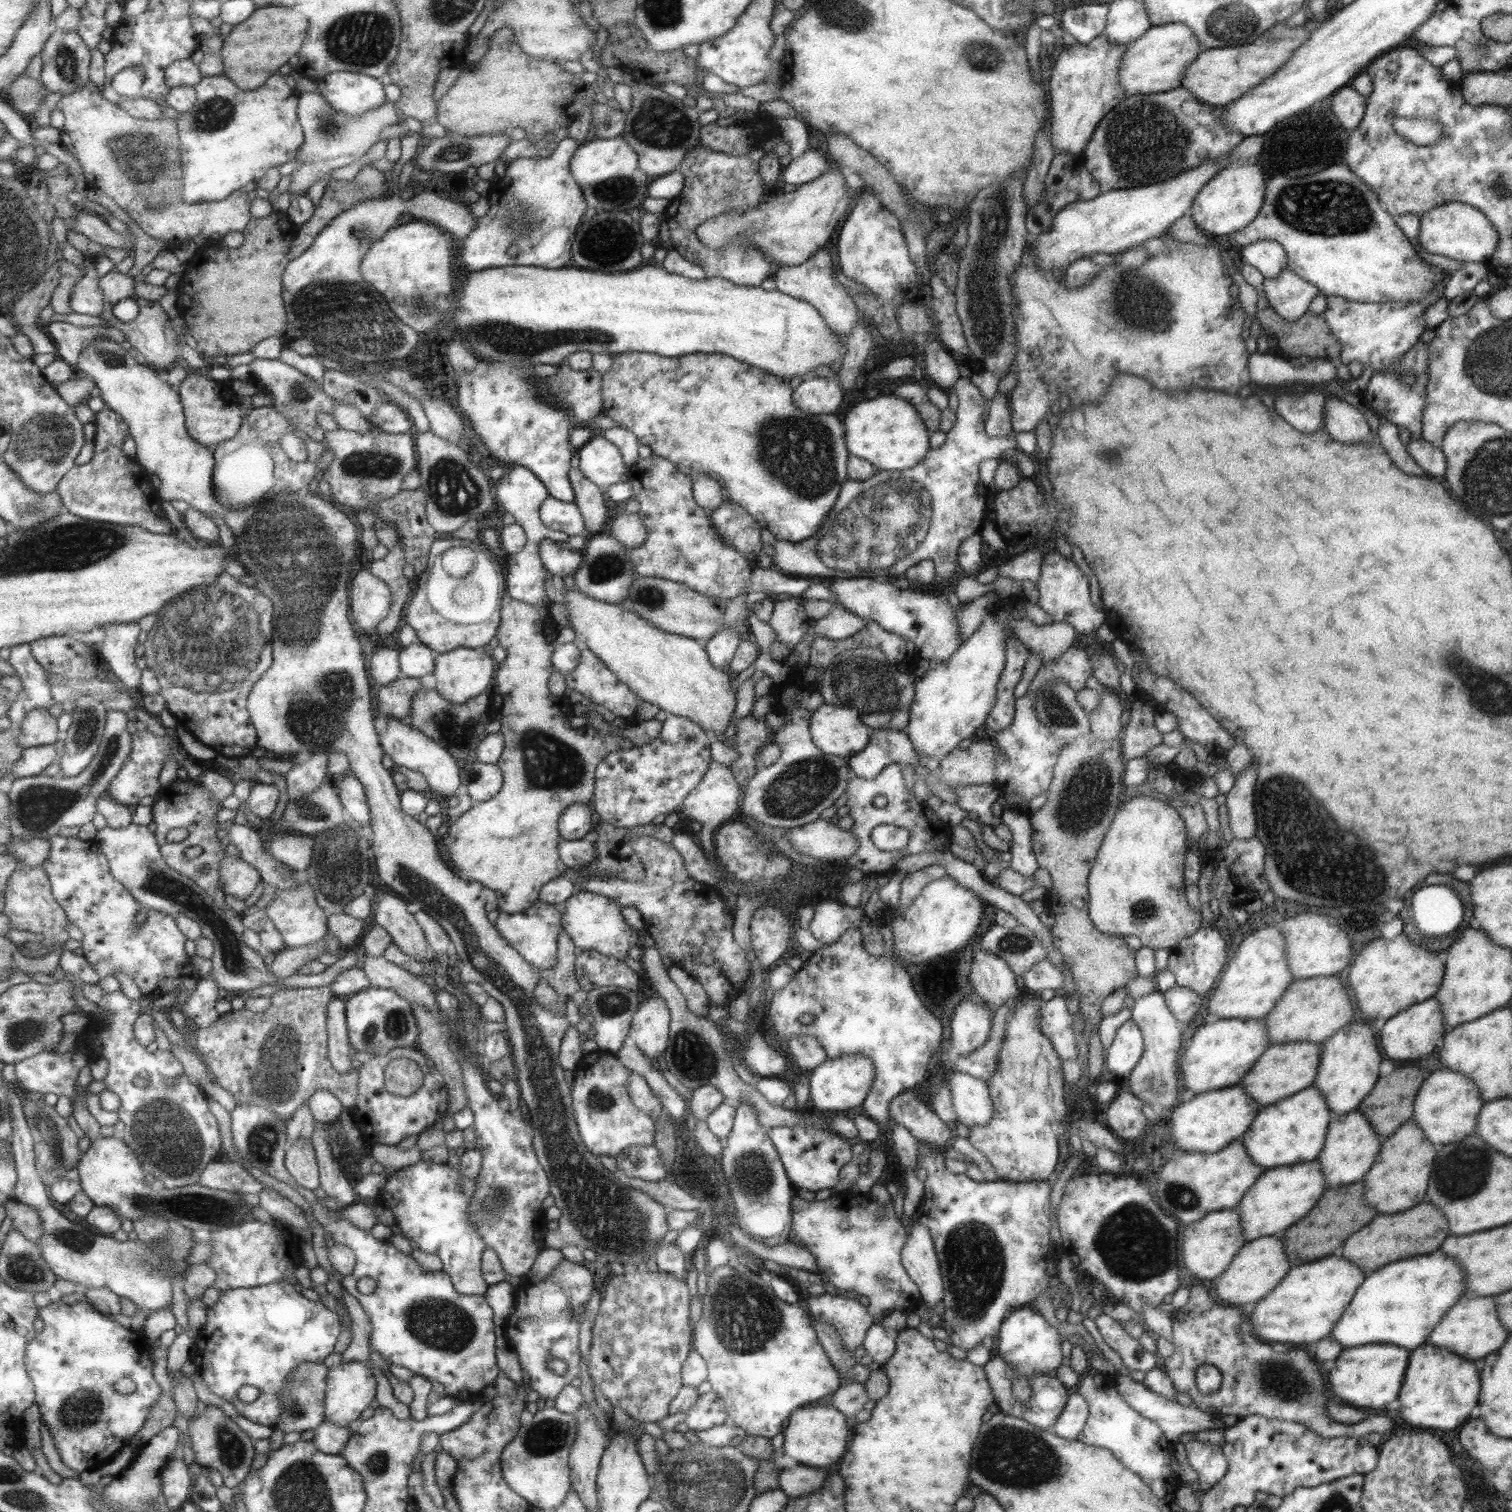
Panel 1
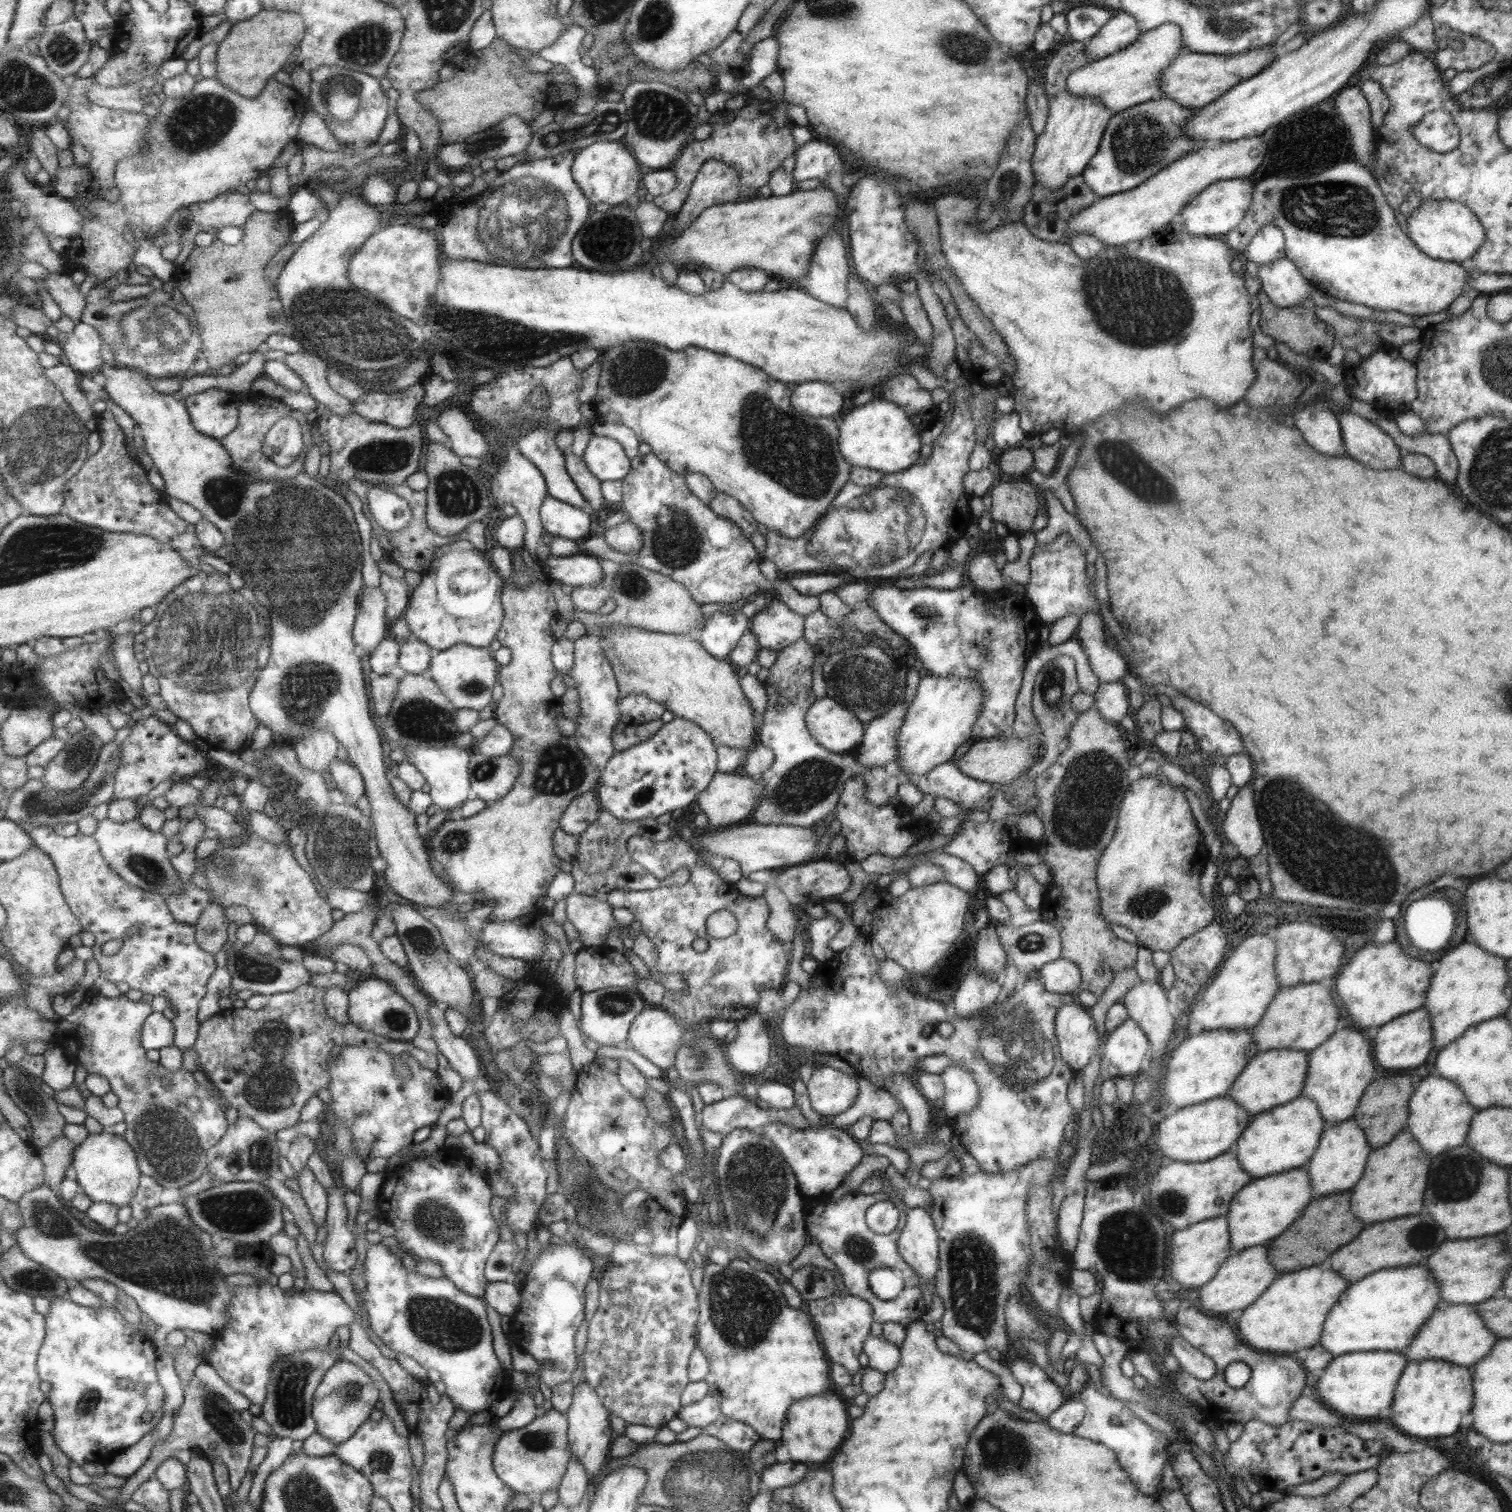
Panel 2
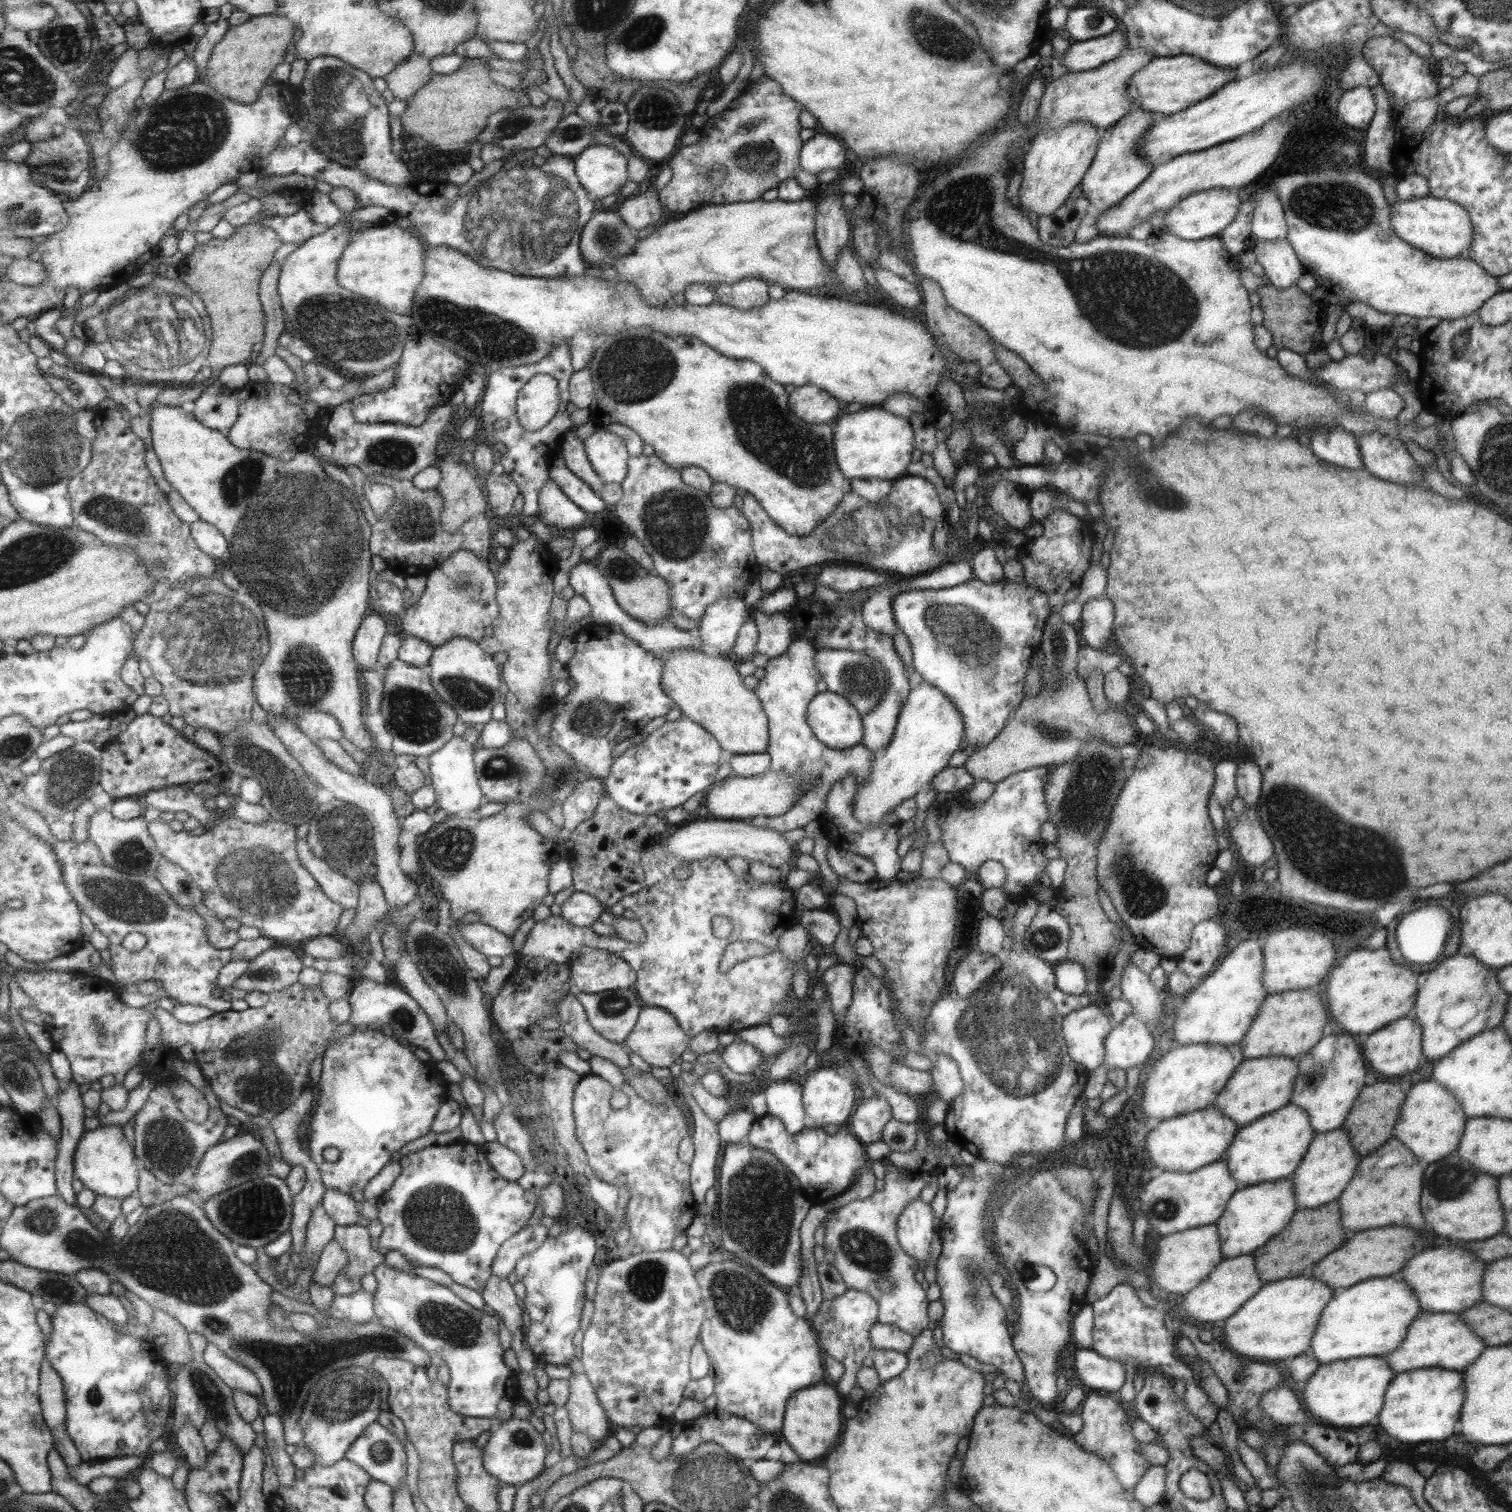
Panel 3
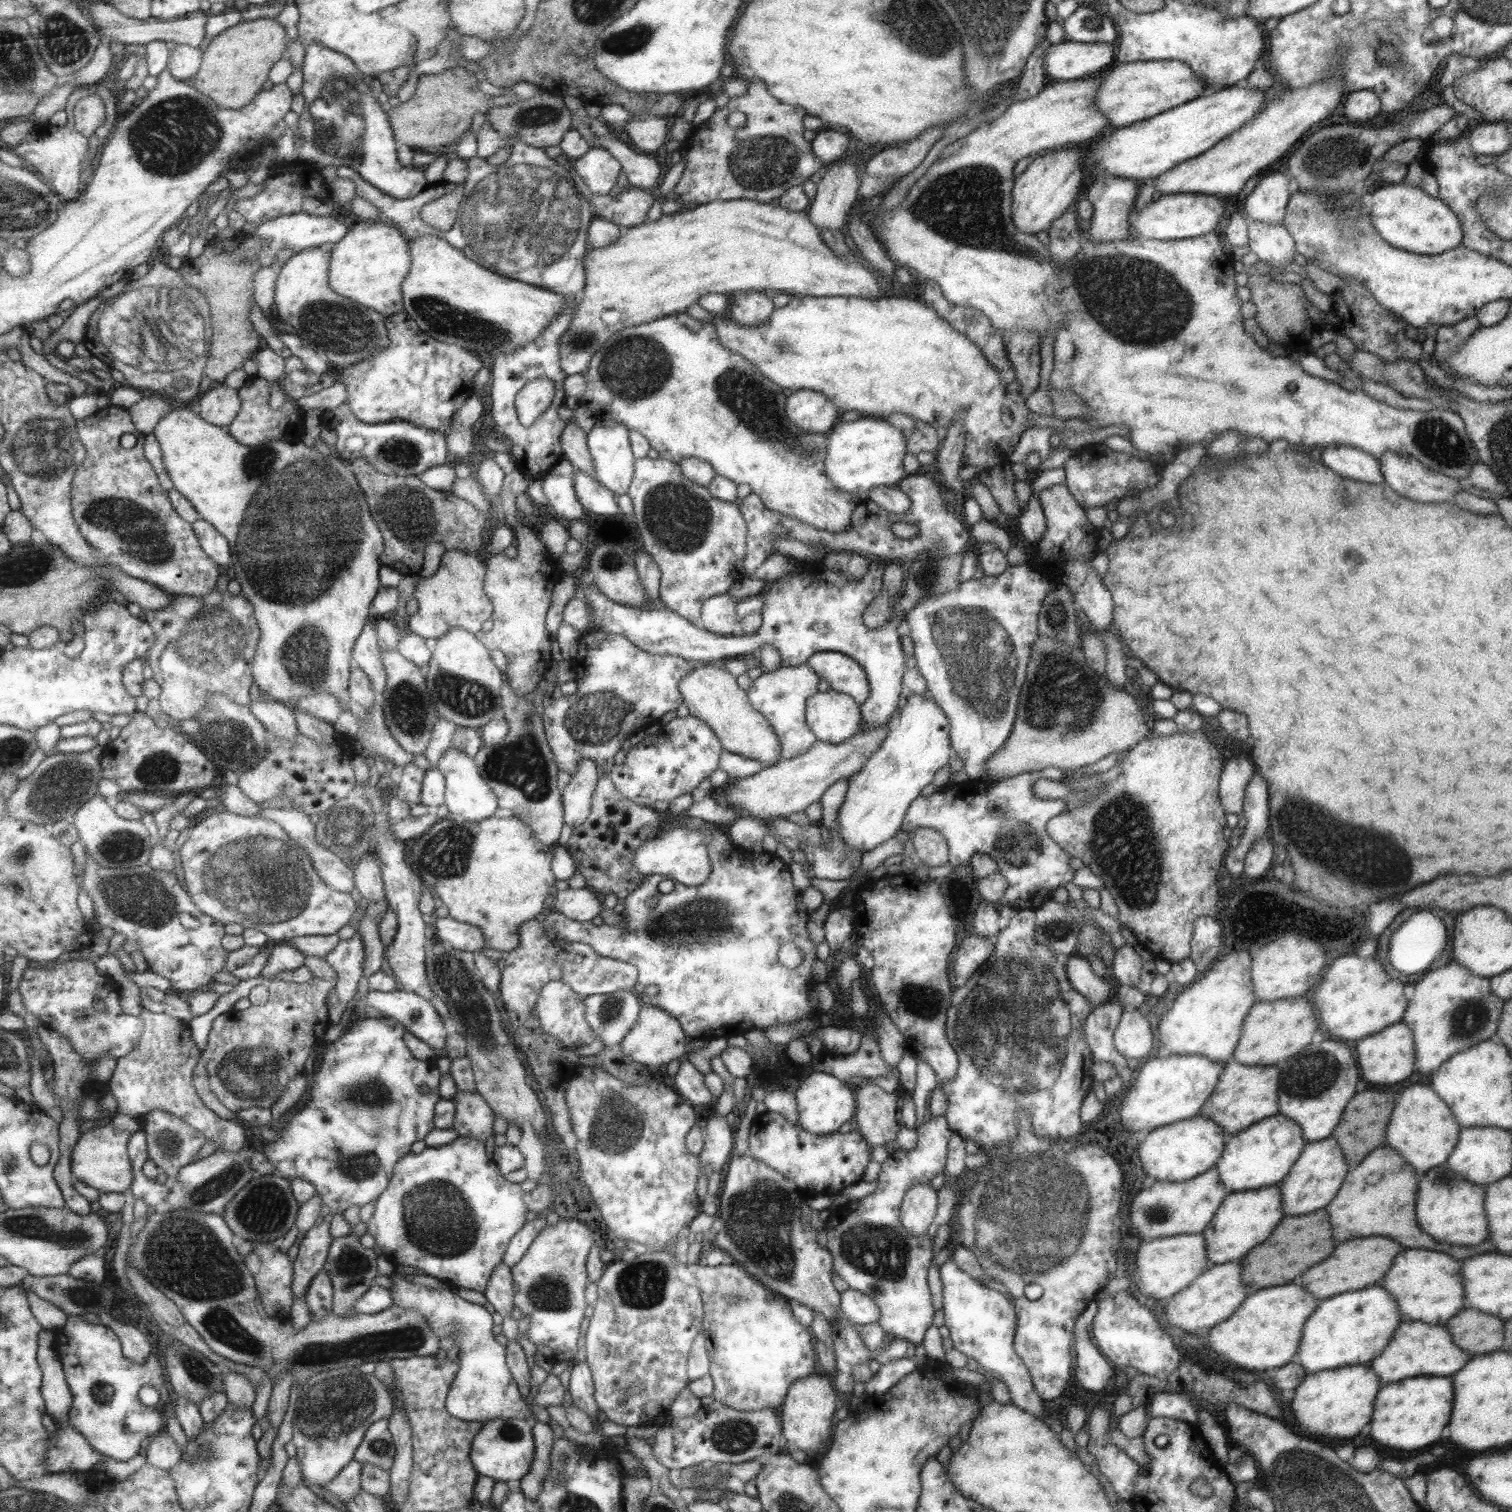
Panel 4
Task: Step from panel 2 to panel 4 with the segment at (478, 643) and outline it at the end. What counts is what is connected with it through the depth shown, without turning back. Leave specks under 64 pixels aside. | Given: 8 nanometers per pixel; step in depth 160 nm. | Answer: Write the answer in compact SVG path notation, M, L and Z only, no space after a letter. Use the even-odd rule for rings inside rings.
M450 550L440 557L439 568L433 576L429 578L419 577L414 585L413 596L417 602L417 612L407 618L407 632L417 634L423 639L439 639L451 628L461 628L473 635L481 631L481 624L490 620L492 616L492 606L483 592L483 579L485 579L485 563L478 558L475 553L462 550Z

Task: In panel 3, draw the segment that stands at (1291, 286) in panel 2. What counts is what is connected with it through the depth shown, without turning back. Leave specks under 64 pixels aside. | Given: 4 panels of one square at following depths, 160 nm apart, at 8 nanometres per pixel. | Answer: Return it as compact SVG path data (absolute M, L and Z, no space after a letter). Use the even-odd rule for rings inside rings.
M1255 240L1250 250L1255 254L1257 264L1262 266L1267 282L1275 288L1293 286L1304 271L1287 240Z

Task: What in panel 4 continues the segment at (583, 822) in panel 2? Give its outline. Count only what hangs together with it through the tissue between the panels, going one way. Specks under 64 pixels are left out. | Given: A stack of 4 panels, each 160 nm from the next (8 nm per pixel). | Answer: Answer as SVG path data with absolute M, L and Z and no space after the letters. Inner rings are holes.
M582 758L577 763L576 767L577 770L570 775L570 779L568 780L567 785L565 785L565 789L561 792L564 823L571 828L579 826L590 813L590 800L598 777L602 774L596 765L596 762L589 760L588 758Z

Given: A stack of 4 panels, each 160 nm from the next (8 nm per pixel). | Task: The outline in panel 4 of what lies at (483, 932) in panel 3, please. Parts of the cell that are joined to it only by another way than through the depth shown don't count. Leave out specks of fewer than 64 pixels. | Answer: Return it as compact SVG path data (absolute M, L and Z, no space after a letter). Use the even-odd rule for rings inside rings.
M448 916L436 918L434 933L439 941L448 942L457 950L465 952L481 951L486 948L484 934L469 923L459 922Z

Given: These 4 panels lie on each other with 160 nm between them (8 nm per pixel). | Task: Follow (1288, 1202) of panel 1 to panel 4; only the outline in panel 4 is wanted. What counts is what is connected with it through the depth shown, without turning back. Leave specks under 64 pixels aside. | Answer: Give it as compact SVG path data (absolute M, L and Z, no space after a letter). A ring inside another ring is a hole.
M1277 1185L1257 1190L1231 1191L1217 1207L1213 1218L1201 1234L1210 1264L1238 1261L1254 1246L1261 1244L1284 1216L1281 1193Z

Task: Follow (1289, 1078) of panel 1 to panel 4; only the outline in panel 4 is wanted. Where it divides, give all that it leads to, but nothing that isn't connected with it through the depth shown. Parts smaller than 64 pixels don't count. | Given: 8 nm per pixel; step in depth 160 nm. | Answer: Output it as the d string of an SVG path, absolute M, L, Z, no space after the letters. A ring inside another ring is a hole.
M1230 1059L1224 1064L1217 1085L1199 1108L1199 1116L1216 1122L1227 1134L1234 1135L1250 1124L1278 1114L1279 1068L1275 1066L1245 1066Z

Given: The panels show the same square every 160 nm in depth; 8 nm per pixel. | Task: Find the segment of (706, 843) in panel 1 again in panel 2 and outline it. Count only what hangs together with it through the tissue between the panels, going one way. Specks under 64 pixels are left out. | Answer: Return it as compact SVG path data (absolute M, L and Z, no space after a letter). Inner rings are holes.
M716 770L709 784L696 794L697 806L709 820L709 829L715 829L719 826L727 826L727 822L735 824L737 820L743 820L763 797L761 791L762 783L759 780L738 772L726 773Z

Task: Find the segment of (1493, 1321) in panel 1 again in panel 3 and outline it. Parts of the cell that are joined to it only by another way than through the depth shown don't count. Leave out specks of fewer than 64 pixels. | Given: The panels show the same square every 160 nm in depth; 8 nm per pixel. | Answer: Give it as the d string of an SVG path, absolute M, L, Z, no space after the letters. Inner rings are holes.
M1423 1311L1407 1328L1399 1346L1384 1356L1395 1375L1400 1372L1433 1367L1463 1371L1486 1346L1483 1339L1465 1326L1463 1319L1460 1319L1460 1313Z

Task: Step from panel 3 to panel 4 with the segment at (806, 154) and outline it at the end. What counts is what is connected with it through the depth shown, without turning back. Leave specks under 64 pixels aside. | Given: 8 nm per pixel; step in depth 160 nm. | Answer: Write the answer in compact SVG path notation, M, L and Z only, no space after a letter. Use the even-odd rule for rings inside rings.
M823 127L810 140L811 151L823 163L823 168L841 160L849 150L849 142L853 142L847 133L831 131Z

